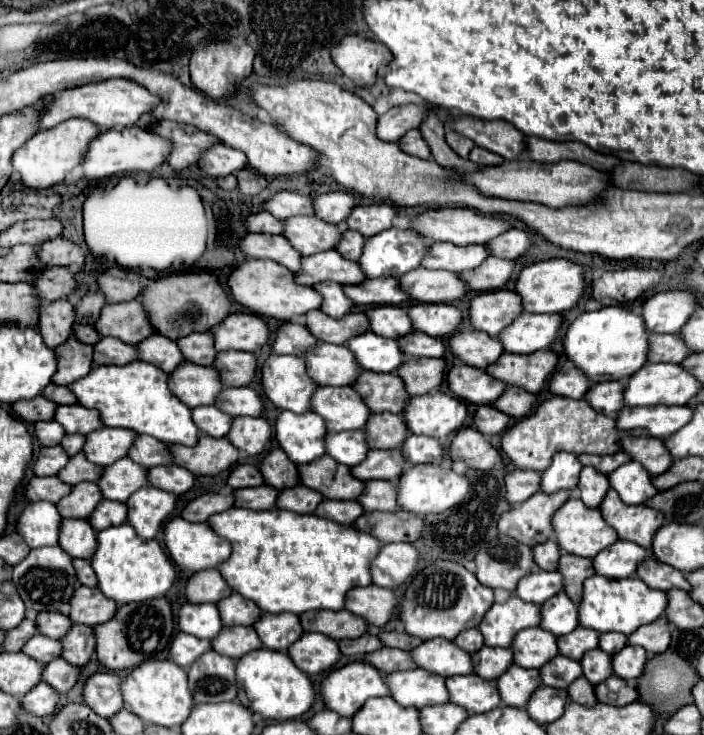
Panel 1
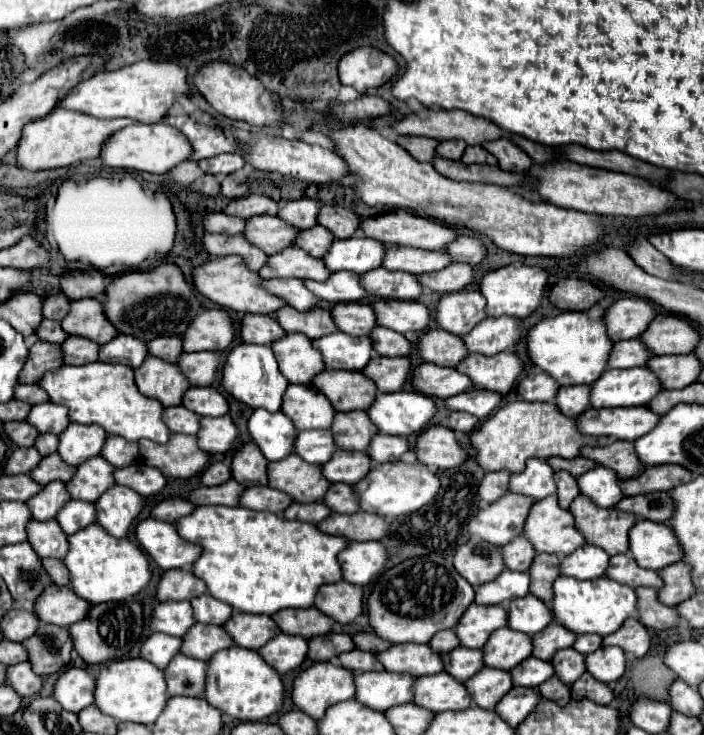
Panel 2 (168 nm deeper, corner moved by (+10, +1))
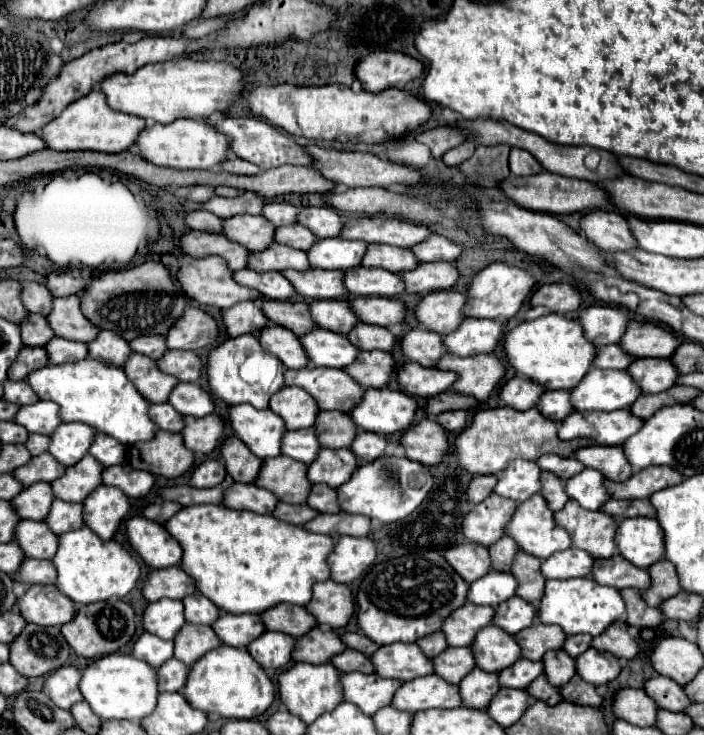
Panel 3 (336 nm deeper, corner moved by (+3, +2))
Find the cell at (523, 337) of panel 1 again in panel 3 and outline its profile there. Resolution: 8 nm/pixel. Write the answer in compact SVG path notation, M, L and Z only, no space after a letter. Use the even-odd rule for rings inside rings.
M467 317L453 333L443 337L443 345L453 355L469 357L479 353L493 353L501 337L503 337L501 321Z

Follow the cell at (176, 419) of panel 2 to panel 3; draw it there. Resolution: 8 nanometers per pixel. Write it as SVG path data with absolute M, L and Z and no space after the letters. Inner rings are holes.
M169 403L151 405L151 407L149 407L149 417L151 417L151 421L153 421L159 429L163 429L163 431L179 433L179 431L183 429L181 413L177 413L175 409L171 409Z

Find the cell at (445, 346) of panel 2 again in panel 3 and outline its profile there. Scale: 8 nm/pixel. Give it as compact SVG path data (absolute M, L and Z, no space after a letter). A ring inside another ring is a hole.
M417 327L403 335L401 353L407 361L415 361L423 367L433 367L439 361L439 357L447 353L447 349L443 349L441 335Z

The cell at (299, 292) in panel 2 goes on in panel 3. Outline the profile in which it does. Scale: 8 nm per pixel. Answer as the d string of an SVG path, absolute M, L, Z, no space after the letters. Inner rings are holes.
M239 269L233 273L233 279L239 285L245 285L249 289L259 291L265 299L291 299L295 297L295 289L291 289L291 283L277 271L265 271L257 273L253 269Z

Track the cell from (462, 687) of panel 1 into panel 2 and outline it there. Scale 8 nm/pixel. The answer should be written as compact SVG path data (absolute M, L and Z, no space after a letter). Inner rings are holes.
M448 672L436 676L416 678L416 702L432 712L444 710L466 710L472 706L472 696L462 682L452 678Z

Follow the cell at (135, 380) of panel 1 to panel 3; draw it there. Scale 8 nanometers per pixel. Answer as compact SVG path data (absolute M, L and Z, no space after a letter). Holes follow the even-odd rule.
M81 359L63 365L45 365L33 371L25 379L31 389L35 389L39 399L49 399L59 405L61 421L87 423L95 431L115 437L123 445L133 445L137 441L147 441L155 435L157 425L147 417L149 403L131 387L121 367L103 365L99 361Z

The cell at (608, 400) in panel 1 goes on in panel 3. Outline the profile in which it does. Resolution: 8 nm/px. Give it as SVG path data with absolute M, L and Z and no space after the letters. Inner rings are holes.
M545 391L541 395L543 397L539 397L535 407L543 417L551 421L563 421L563 417L567 417L567 413L573 411L567 391Z

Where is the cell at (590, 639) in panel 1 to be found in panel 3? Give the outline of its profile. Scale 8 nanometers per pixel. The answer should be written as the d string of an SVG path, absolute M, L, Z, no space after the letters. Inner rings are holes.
M533 623L531 627L521 629L513 637L521 647L521 657L525 657L529 661L541 661L545 651L561 649L567 635L557 625Z

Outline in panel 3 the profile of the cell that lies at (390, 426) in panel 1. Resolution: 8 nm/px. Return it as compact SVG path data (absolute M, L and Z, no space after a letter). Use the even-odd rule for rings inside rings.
M319 411L313 427L319 445L331 449L351 447L351 439L357 435L355 423L343 411Z

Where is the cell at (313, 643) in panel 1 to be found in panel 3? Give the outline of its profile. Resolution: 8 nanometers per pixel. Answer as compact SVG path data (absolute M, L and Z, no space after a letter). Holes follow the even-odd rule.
M265 631L263 637L259 635L255 641L247 645L247 651L263 669L271 669L271 667L281 669L291 661L293 645L295 645L293 637L287 637L285 633Z

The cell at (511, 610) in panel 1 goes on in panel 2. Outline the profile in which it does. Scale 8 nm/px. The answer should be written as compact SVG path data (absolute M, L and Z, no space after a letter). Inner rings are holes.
M472 604L462 614L454 632L458 634L462 646L482 648L488 642L488 636L504 626L508 626L508 610L502 604Z

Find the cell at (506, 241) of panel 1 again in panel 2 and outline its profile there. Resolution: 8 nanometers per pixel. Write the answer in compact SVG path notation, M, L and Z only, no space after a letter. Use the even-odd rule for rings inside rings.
M460 234L460 238L456 238L456 242L452 242L452 246L448 246L446 250L452 252L452 258L456 262L468 264L480 264L488 254L488 248L484 246L480 236L466 236L466 234Z

